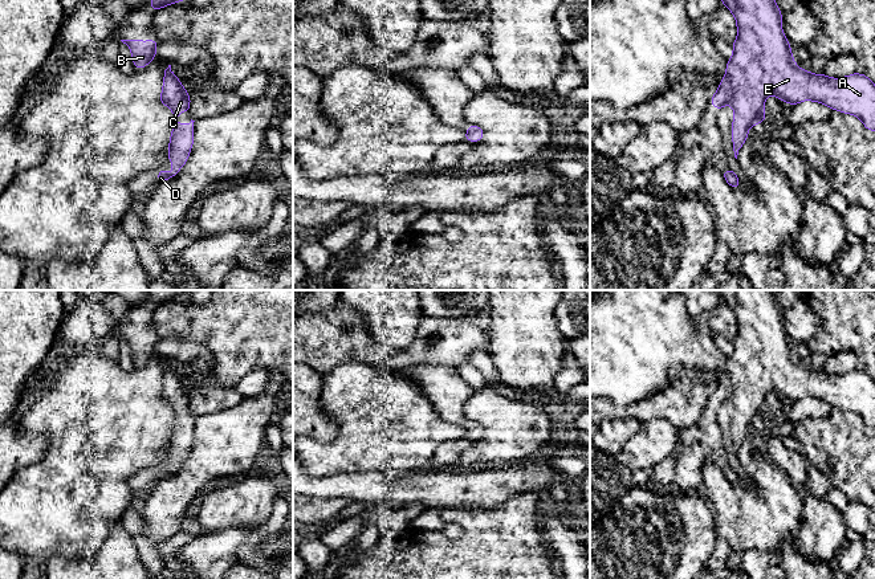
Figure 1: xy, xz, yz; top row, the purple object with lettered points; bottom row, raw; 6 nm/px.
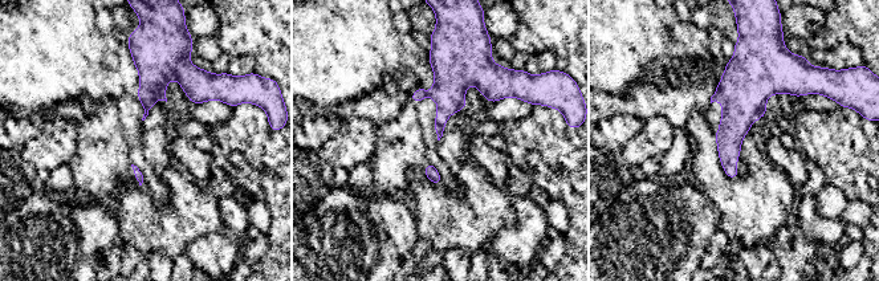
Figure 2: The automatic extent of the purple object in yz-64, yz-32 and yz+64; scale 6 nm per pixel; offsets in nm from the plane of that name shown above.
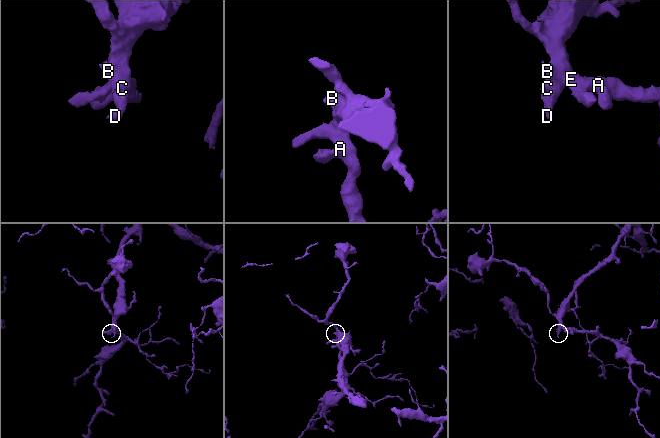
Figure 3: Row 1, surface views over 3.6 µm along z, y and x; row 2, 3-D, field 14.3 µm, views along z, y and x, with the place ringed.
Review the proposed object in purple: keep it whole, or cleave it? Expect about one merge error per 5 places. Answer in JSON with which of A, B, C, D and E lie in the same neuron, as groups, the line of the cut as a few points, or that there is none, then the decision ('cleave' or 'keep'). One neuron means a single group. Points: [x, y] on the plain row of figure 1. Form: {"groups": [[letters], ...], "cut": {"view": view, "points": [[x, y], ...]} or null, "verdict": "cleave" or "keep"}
{"groups": [["A", "B", "C", "D", "E"]], "cut": null, "verdict": "keep"}

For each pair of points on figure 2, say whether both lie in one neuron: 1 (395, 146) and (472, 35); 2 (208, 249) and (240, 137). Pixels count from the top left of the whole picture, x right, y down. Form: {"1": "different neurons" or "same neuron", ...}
{"1": "same neuron", "2": "different neurons"}

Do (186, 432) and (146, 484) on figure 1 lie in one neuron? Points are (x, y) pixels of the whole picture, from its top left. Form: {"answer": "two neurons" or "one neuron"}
{"answer": "one neuron"}

